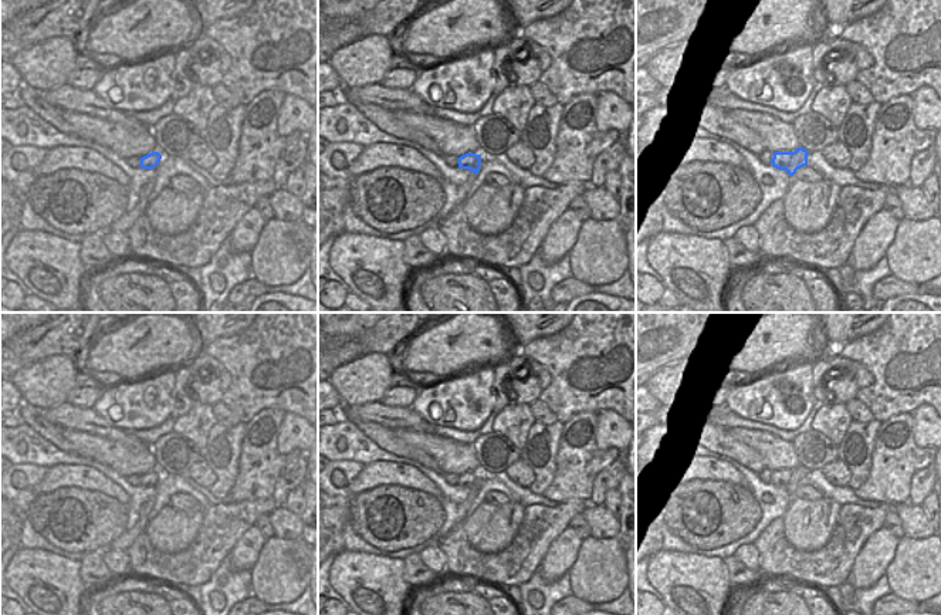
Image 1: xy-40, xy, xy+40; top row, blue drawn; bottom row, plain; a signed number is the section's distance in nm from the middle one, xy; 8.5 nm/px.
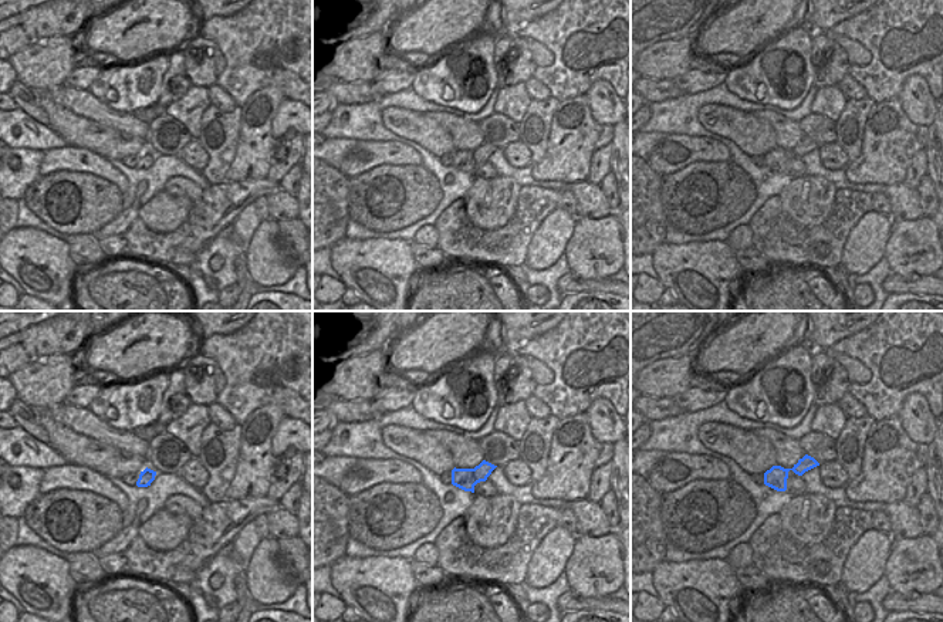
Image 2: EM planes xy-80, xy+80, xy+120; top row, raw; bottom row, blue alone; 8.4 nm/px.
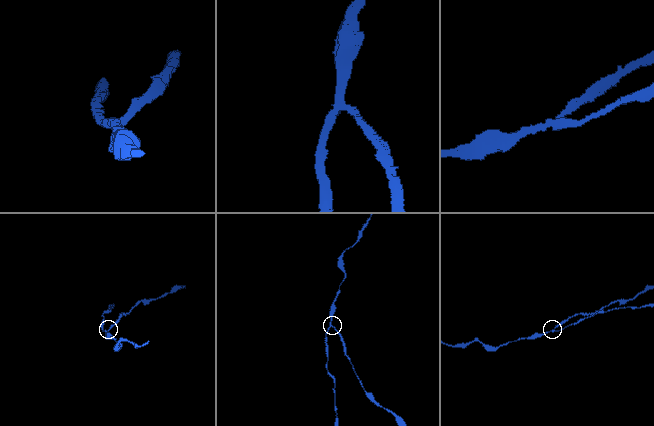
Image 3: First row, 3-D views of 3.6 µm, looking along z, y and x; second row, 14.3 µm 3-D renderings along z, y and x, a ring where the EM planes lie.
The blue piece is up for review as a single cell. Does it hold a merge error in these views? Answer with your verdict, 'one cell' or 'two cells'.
two cells

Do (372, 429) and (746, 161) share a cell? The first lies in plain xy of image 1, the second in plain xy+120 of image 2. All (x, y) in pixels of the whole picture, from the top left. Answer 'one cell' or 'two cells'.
two cells

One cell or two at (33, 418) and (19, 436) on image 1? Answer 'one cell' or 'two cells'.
two cells

